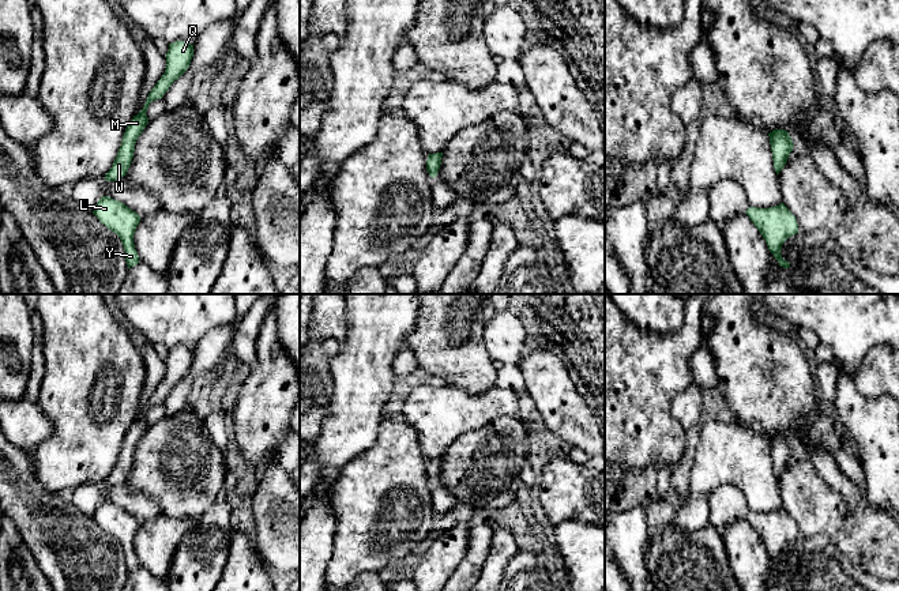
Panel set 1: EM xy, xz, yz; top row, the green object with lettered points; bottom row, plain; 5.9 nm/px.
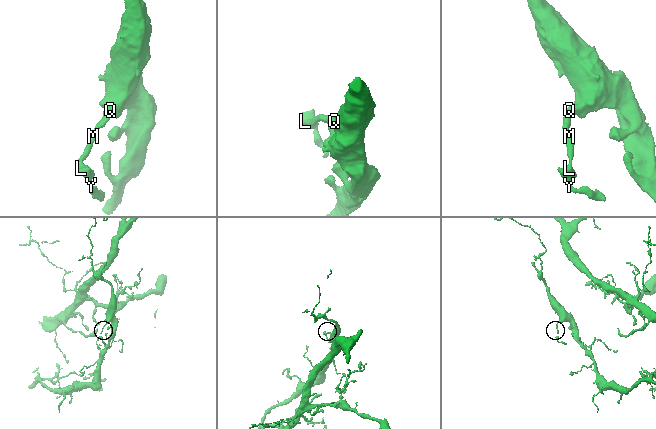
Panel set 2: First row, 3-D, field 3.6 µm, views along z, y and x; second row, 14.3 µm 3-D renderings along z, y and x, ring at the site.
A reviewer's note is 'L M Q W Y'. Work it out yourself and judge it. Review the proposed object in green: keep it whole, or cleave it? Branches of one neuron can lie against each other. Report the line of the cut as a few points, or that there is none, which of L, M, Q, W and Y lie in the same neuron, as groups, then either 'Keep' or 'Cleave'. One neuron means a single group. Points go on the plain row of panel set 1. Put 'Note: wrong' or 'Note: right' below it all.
No split. Groups: L M Q W Y. Keep
Note: right

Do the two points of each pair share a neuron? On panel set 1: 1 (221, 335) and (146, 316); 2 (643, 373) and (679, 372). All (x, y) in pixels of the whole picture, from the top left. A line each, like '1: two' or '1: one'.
1: two
2: one

